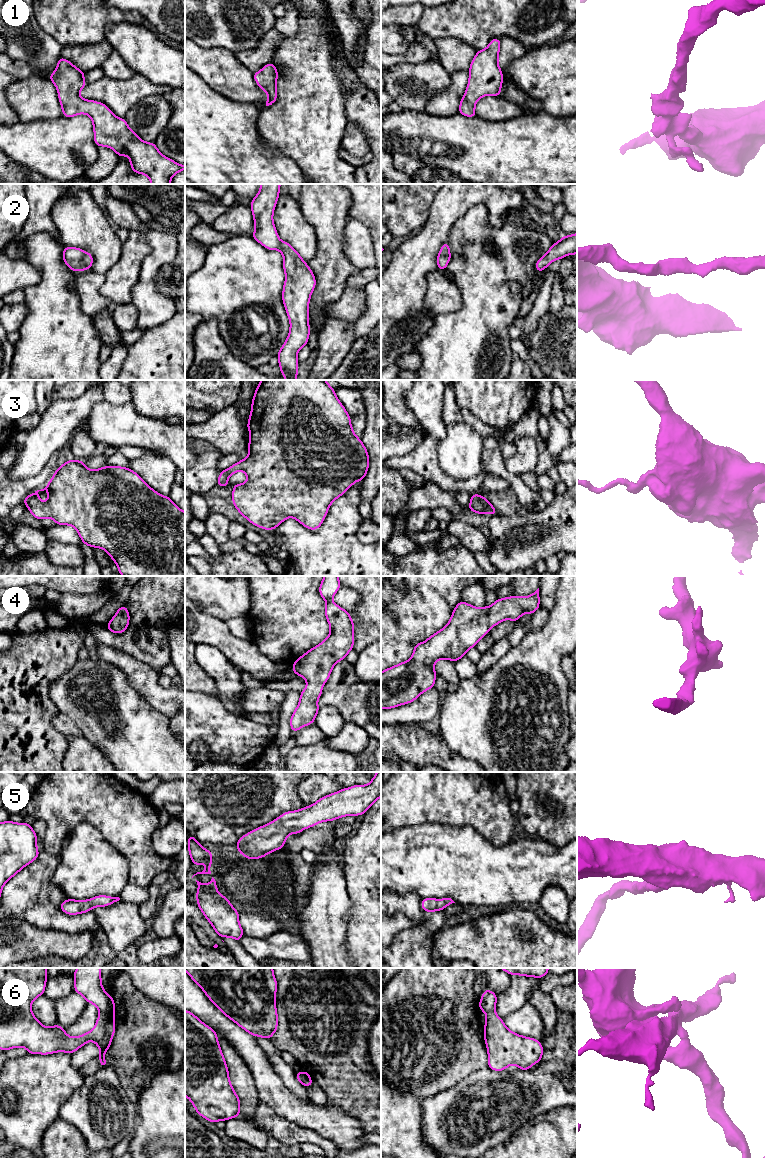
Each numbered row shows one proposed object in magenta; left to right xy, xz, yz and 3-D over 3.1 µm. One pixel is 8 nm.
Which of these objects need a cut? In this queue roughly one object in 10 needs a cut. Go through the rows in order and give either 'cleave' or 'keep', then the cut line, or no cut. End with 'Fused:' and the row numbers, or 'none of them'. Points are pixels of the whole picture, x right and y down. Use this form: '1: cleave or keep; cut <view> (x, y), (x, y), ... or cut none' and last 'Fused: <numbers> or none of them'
1: keep; cut none
2: keep; cut none
3: cleave; cut yz (471, 496), (488, 512)
4: keep; cut none
5: keep; cut none
6: keep; cut none
Fused: 3

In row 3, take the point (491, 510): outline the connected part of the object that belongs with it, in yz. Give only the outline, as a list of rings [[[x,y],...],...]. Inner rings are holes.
[[[478,493],[472,495],[472,498],[481,503],[487,510],[489,515],[496,515],[496,509],[491,505],[491,503],[483,496],[480,496]]]

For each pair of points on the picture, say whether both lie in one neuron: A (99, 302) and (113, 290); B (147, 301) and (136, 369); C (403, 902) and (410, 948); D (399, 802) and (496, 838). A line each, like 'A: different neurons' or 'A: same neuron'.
A: different neurons
B: different neurons
C: same neuron
D: same neuron

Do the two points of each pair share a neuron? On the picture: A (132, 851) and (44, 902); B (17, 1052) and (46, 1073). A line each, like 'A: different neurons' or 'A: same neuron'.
A: different neurons
B: different neurons

